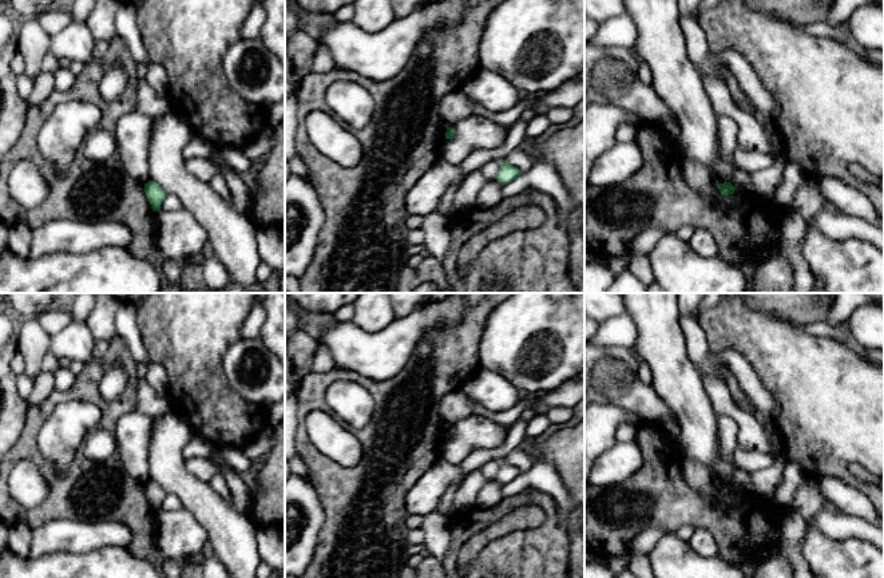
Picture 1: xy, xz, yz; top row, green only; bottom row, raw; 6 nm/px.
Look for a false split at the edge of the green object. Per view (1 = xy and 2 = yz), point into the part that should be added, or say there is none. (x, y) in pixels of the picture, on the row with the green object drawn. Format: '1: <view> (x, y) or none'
1: none
2: none

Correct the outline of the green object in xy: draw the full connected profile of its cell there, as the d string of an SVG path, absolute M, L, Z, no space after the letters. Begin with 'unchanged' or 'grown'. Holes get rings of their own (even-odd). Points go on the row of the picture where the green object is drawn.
unchanged | M148 181L147 183L144 183L144 193L148 198L152 211L159 211L167 193L154 181Z

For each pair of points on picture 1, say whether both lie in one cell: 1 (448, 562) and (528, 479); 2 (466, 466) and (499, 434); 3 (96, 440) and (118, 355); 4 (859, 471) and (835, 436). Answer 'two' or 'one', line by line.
1: two
2: two
3: two
4: two

